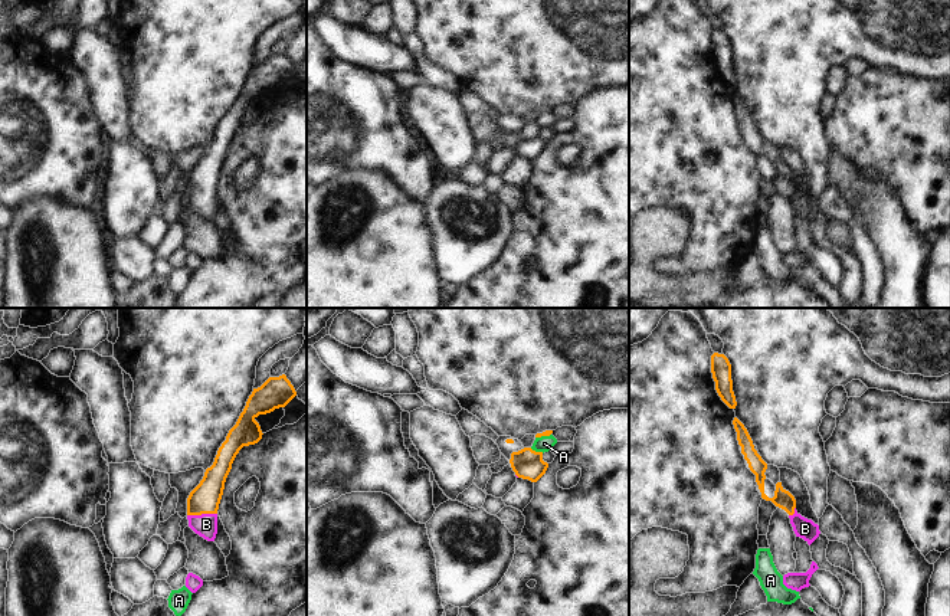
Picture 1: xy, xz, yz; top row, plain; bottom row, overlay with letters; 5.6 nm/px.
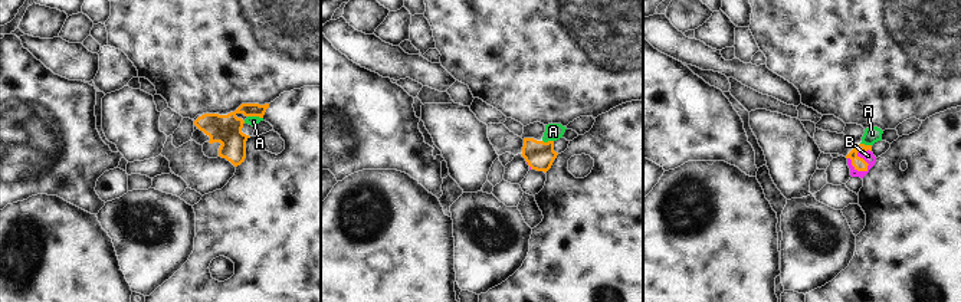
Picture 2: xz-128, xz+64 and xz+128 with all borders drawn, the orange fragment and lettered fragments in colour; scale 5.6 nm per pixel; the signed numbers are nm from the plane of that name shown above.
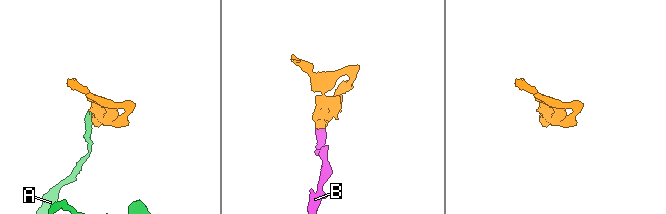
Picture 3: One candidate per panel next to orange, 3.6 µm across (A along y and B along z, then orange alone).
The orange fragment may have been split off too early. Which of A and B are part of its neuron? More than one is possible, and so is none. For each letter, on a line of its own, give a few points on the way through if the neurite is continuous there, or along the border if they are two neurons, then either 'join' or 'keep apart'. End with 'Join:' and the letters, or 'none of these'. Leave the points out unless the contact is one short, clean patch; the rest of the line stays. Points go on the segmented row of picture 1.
A: border along xz (530, 448), (543, 452); keep apart
B: runs through xy (205, 498), (202, 513), (206, 524); join
Join: B

